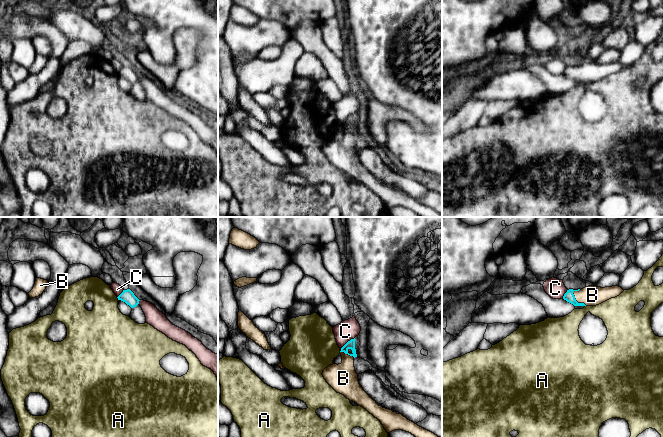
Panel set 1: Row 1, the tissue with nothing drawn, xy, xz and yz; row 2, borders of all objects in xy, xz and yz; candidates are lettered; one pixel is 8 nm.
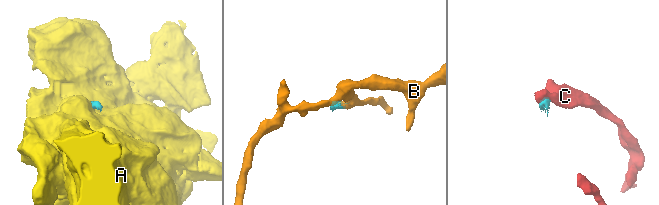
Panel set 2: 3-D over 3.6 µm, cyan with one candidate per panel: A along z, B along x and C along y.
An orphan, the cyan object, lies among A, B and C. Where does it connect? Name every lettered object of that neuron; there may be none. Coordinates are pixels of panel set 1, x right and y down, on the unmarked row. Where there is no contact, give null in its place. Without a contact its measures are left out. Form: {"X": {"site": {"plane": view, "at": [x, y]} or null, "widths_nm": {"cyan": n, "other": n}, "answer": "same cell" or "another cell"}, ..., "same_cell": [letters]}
{"A": {"site": {"plane": "xy", "at": [118, 75]}, "widths_nm": {"cyan": 110, "other": 360}, "answer": "another cell"}, "B": {"site": {"plane": "yz", "at": [575, 76]}, "widths_nm": {"cyan": 80, "other": 160}, "answer": "same cell"}, "C": {"site": {"plane": "xz", "at": [347, 118]}, "widths_nm": {"cyan": 70, "other": 160}, "answer": "another cell"}, "same_cell": ["B"]}

